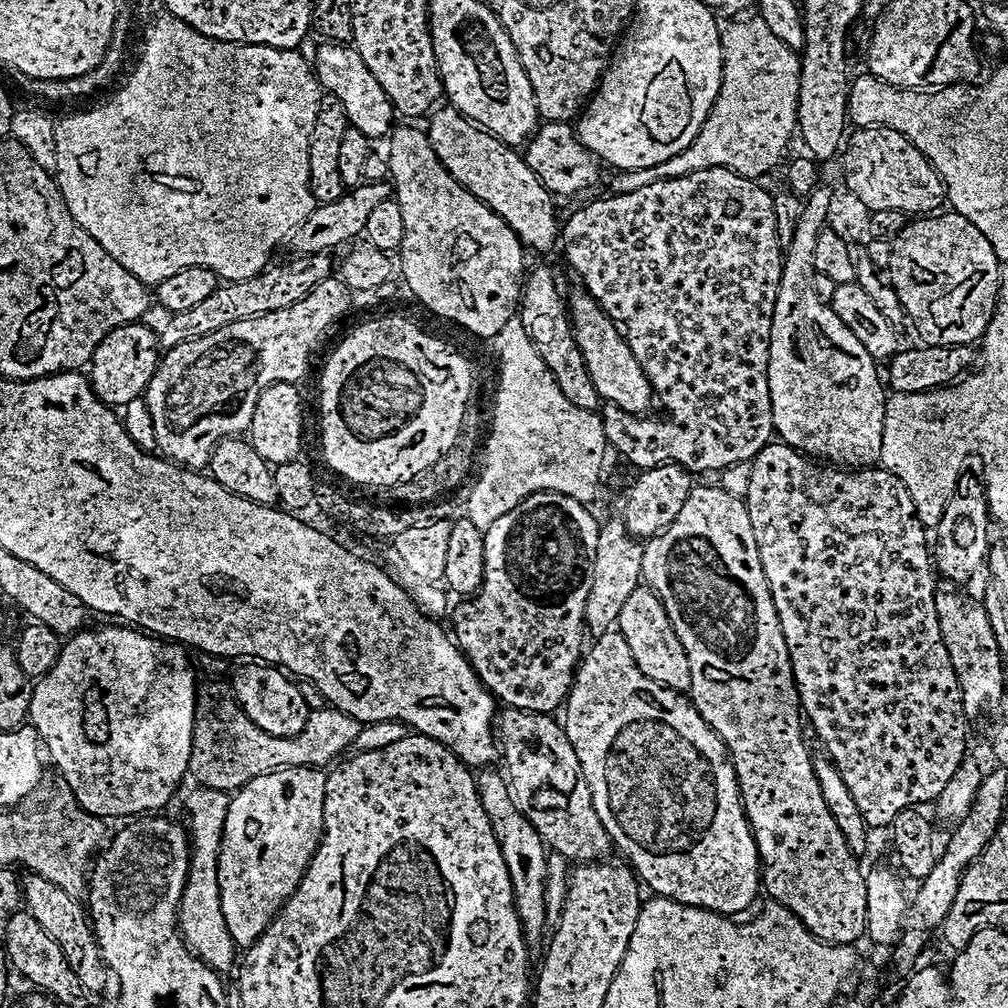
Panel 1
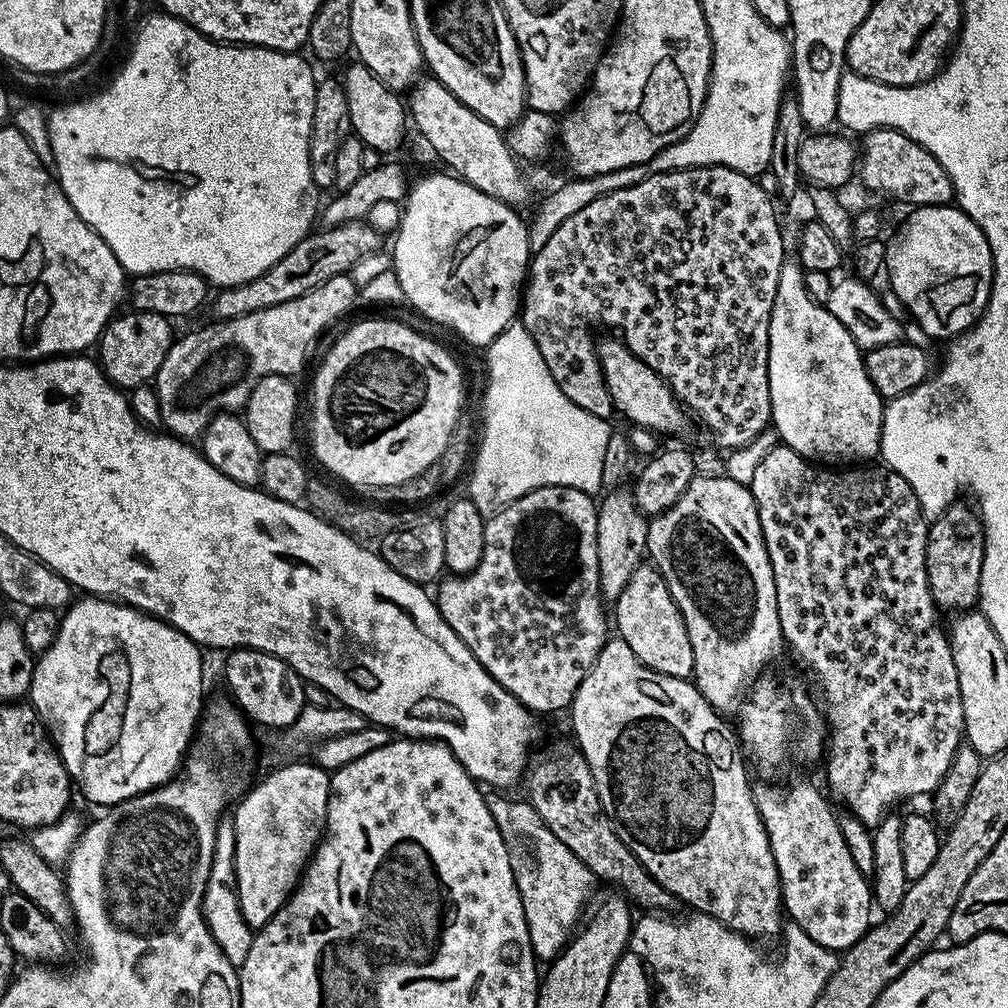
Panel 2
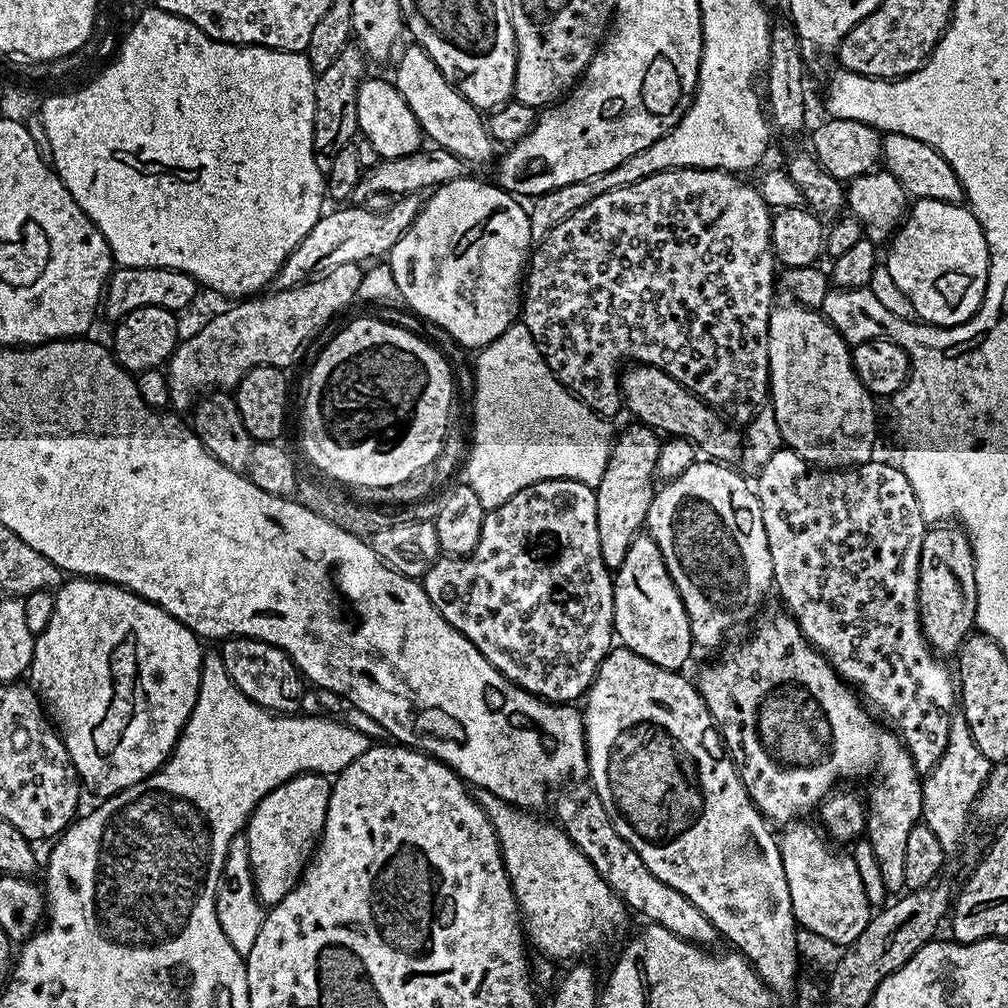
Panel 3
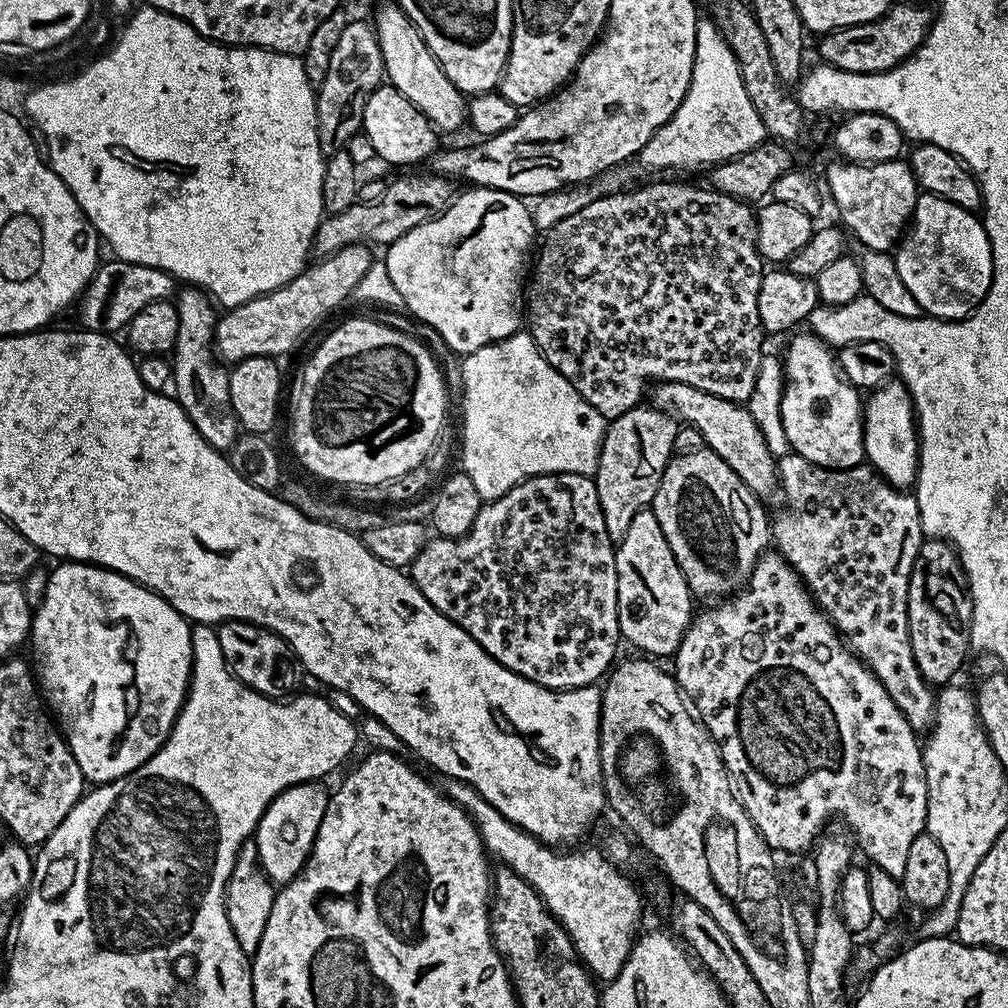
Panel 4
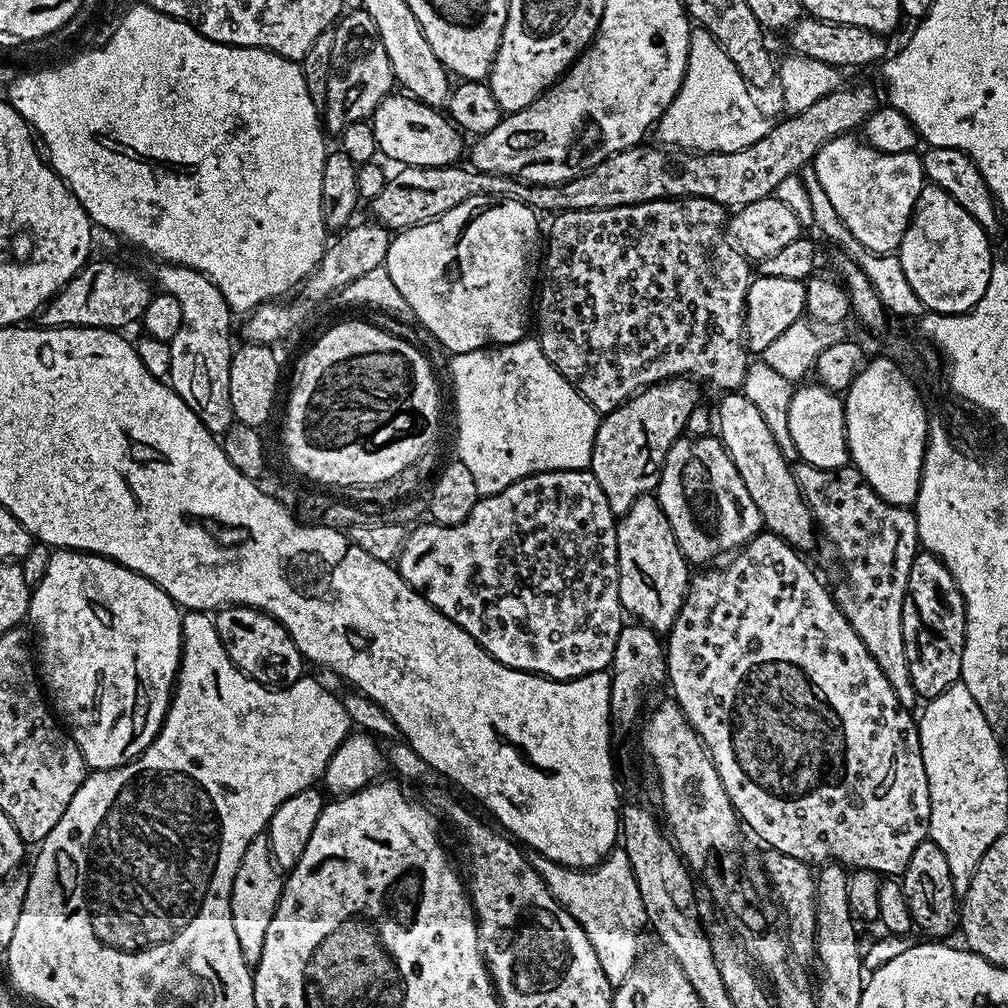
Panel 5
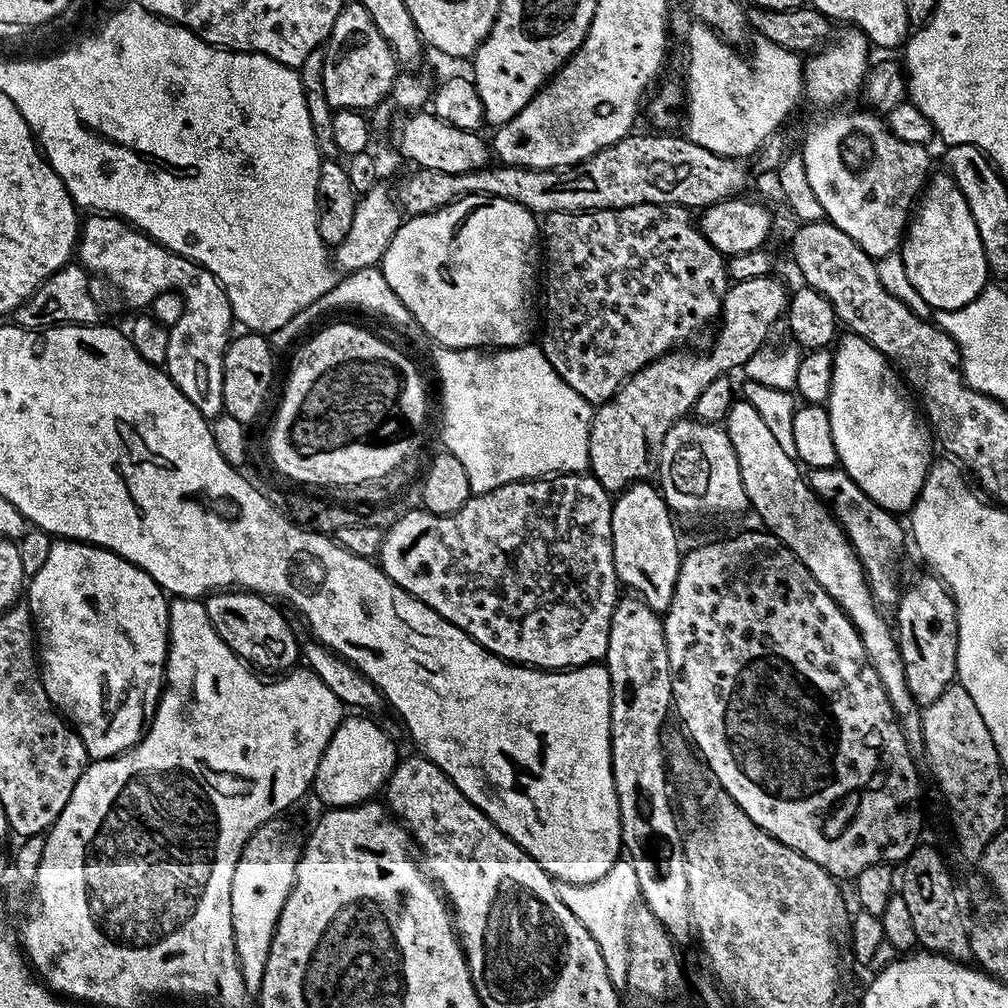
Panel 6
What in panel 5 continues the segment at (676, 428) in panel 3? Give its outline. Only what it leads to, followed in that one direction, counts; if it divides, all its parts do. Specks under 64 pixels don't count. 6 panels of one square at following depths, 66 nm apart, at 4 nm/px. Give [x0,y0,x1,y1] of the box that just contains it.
[714,390,818,550]

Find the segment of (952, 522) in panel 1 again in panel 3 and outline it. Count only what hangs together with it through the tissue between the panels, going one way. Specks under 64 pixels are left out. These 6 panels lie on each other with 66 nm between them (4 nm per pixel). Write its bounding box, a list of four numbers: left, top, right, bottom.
[918,522,978,658]

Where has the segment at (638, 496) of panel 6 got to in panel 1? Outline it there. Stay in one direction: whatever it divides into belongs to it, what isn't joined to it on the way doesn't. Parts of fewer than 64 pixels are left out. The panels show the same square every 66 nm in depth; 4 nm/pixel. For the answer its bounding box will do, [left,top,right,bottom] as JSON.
[618,587,690,694]

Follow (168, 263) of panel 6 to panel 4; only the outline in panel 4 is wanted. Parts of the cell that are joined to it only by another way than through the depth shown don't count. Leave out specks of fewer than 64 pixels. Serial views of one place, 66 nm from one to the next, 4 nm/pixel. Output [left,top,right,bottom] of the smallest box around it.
[171,286,242,450]

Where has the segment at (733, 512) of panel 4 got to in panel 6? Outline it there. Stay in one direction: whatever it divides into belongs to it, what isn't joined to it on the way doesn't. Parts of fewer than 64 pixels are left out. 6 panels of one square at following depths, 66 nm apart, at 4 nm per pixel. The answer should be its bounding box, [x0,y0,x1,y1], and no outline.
[659,418,749,520]

